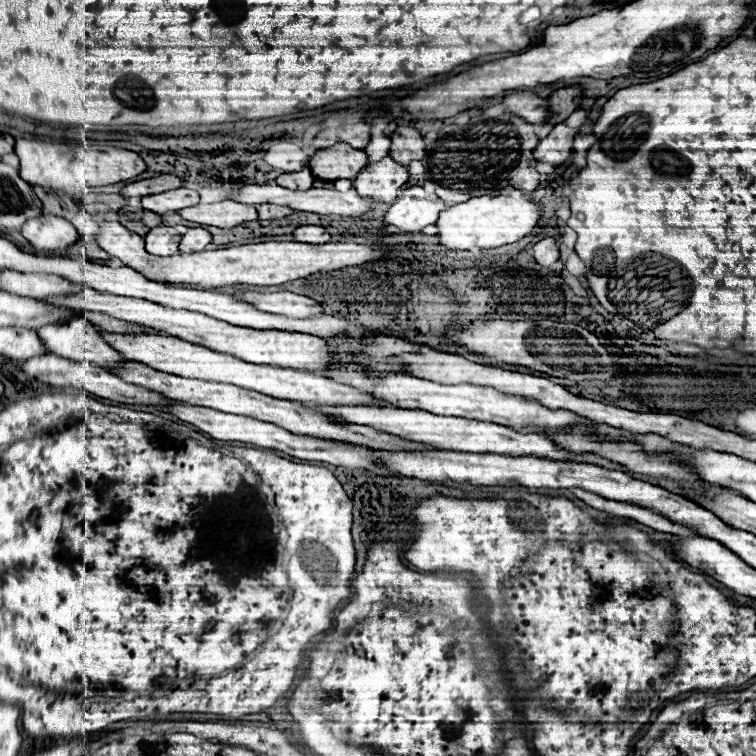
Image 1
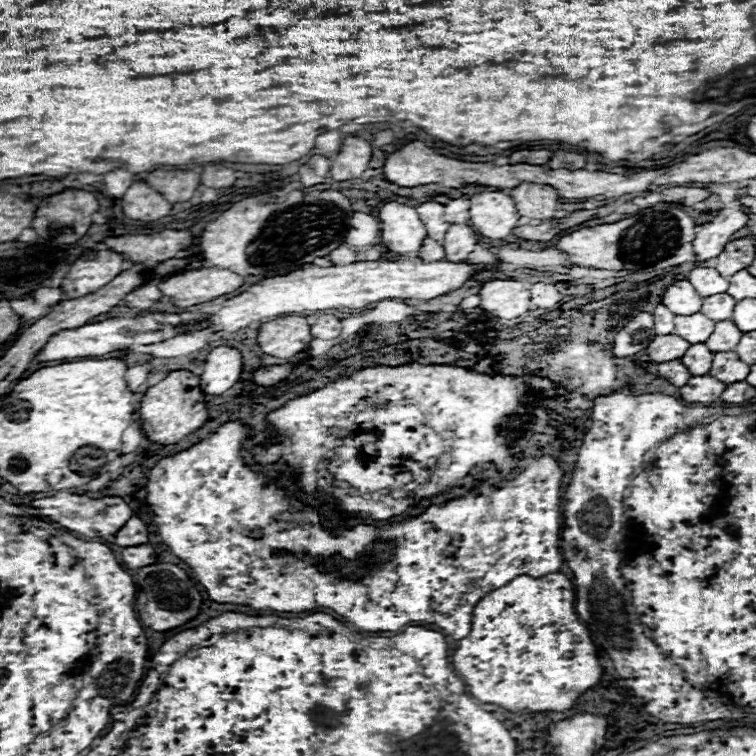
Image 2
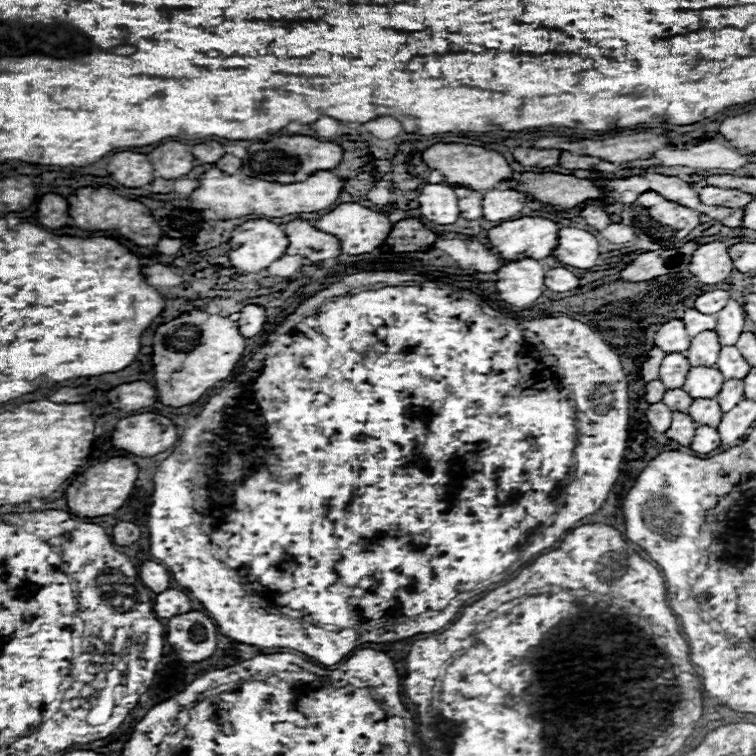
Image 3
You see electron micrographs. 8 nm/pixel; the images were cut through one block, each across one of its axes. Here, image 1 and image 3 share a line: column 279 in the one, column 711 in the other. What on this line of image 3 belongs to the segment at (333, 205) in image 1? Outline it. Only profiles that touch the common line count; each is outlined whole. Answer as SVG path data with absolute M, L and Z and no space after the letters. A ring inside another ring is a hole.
M706 186L700 190L700 200L708 206L726 206L726 208L744 208L748 202L752 202L752 194L732 190L732 188L716 188Z

